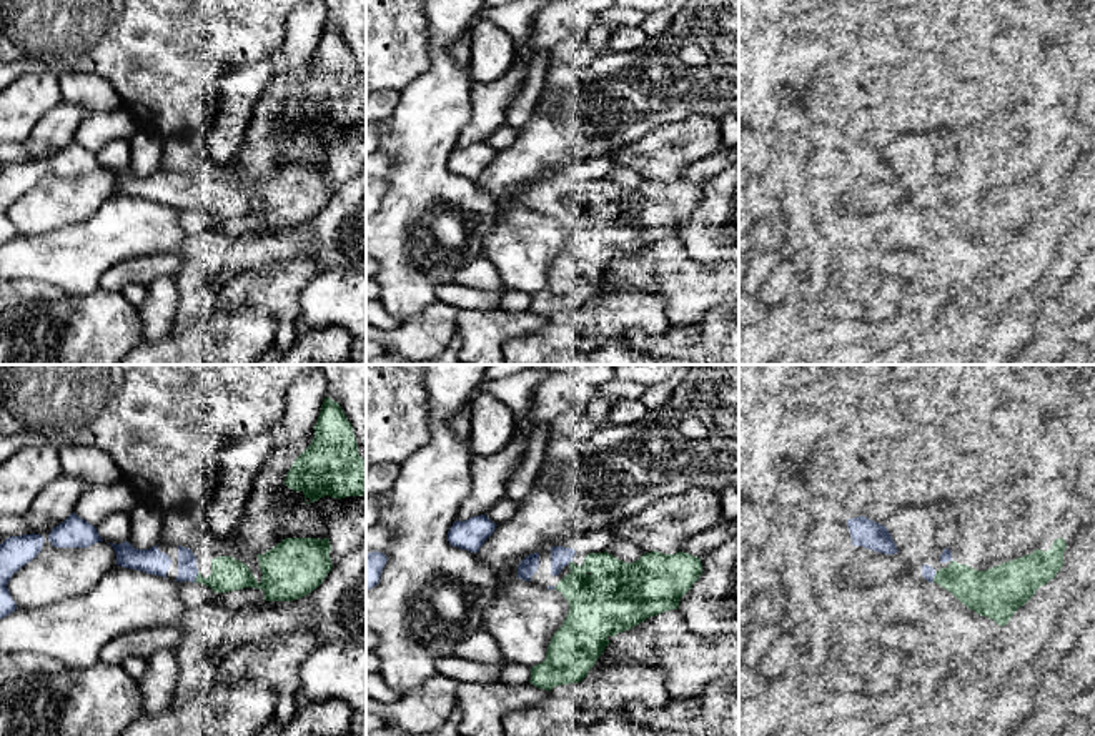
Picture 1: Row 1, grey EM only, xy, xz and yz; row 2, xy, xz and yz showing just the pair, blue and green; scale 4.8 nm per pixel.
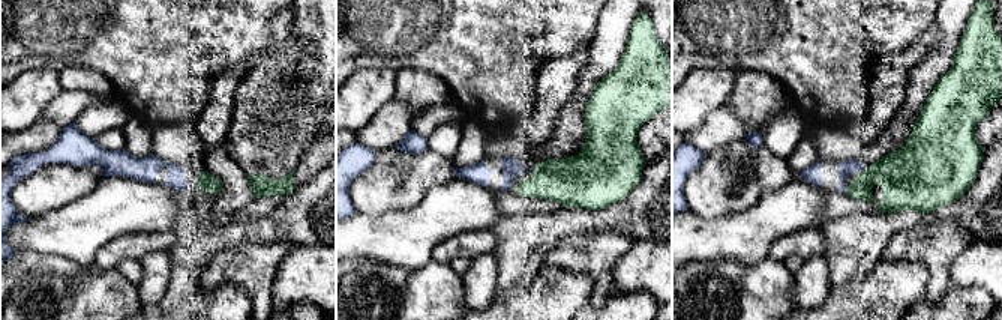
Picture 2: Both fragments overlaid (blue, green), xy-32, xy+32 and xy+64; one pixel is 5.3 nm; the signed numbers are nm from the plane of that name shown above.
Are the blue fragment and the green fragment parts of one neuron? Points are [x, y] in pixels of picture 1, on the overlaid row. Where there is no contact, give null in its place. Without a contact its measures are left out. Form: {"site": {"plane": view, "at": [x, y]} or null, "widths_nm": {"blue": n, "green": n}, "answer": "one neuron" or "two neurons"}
{"site": {"plane": "xy", "at": [195, 578]}, "widths_nm": {"blue": 100, "green": 160}, "answer": "one neuron"}

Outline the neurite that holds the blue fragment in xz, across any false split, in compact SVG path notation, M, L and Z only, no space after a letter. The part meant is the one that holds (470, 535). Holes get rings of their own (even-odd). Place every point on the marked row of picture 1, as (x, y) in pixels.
M486 515L454 521L448 531L448 541L451 546L478 553L496 526Z

